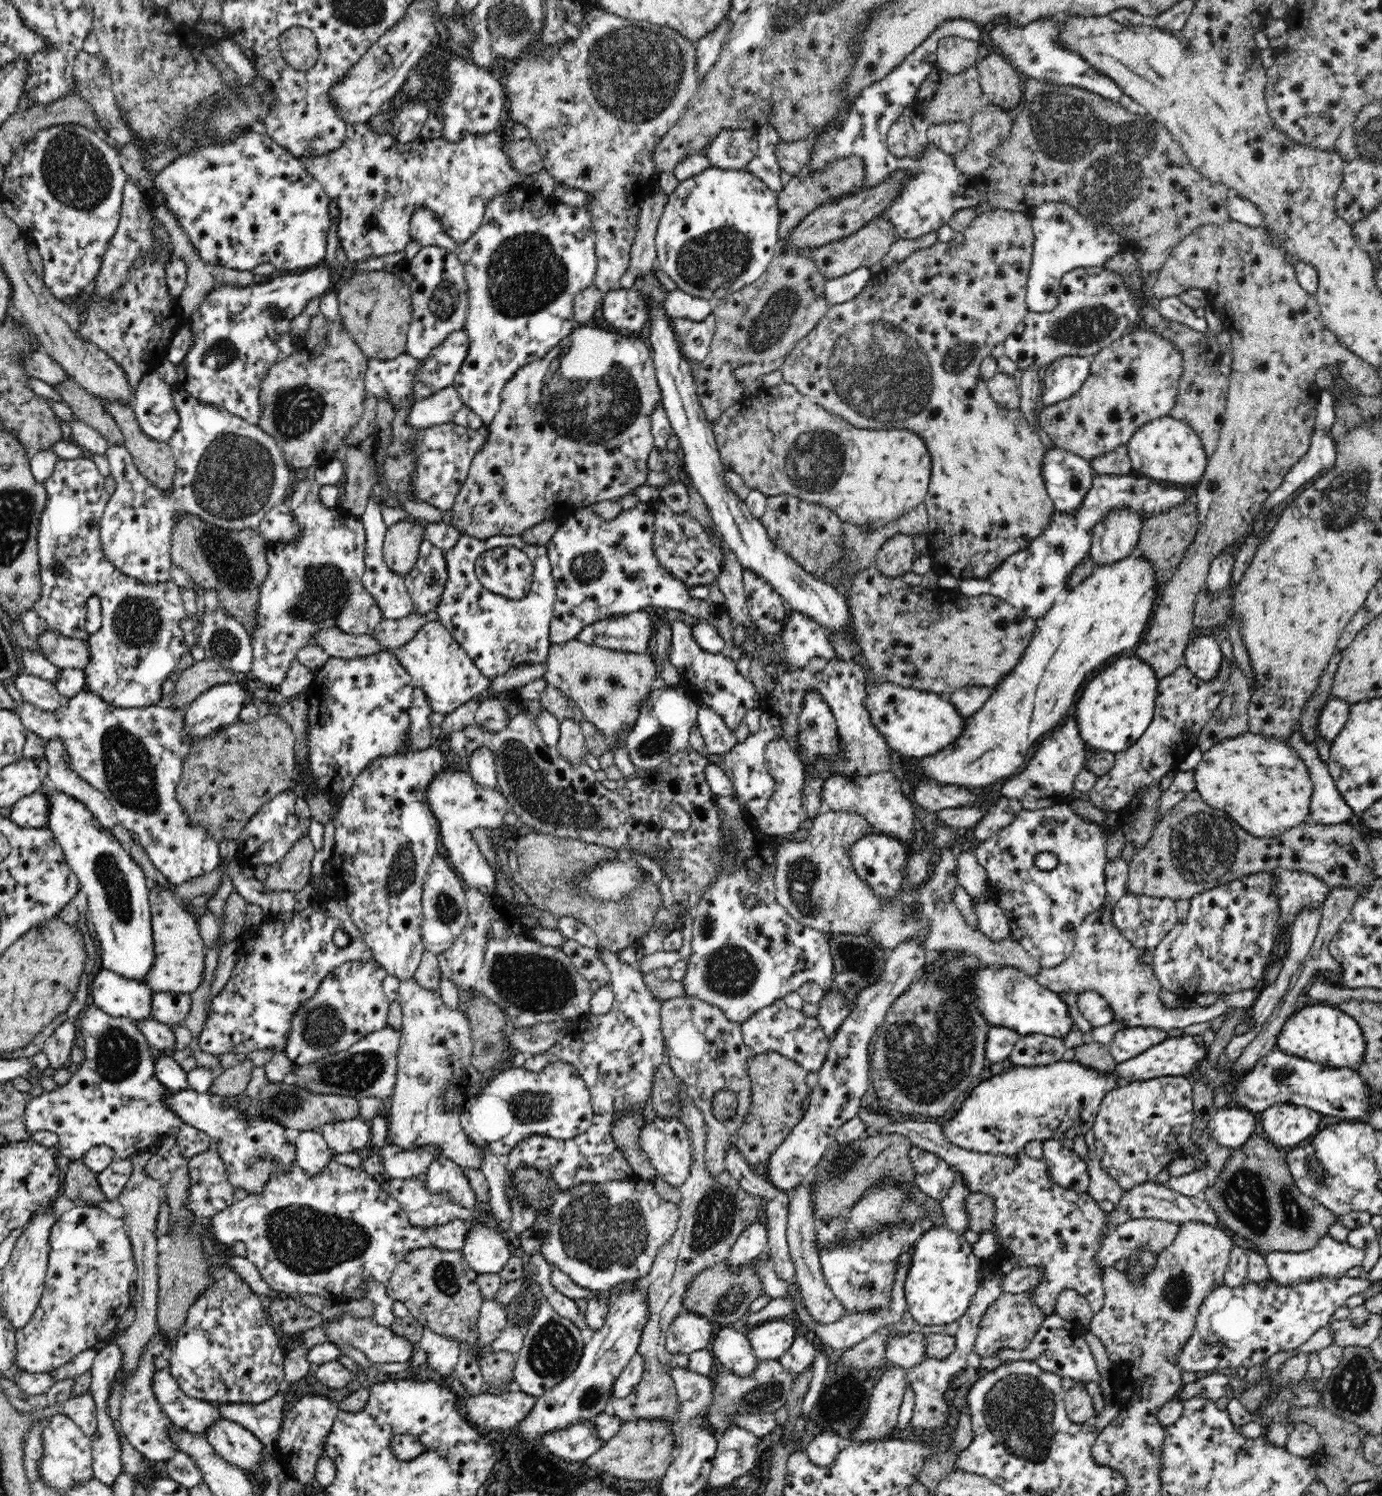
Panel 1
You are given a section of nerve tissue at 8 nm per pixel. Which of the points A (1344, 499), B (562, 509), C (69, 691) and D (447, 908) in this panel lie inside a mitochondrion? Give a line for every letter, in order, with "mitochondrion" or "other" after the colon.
A: mitochondrion
B: other
C: other
D: mitochondrion

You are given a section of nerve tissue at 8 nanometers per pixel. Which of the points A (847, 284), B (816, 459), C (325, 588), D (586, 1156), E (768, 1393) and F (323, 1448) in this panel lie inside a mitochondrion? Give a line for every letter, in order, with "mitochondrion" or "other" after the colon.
A: other
B: mitochondrion
C: mitochondrion
D: other
E: mitochondrion
F: other

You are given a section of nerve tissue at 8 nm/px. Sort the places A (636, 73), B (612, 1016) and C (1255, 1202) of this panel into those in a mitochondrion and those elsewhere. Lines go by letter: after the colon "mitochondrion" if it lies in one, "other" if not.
A: mitochondrion
B: other
C: mitochondrion

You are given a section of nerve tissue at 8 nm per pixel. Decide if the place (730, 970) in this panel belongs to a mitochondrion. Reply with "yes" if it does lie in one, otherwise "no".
yes

